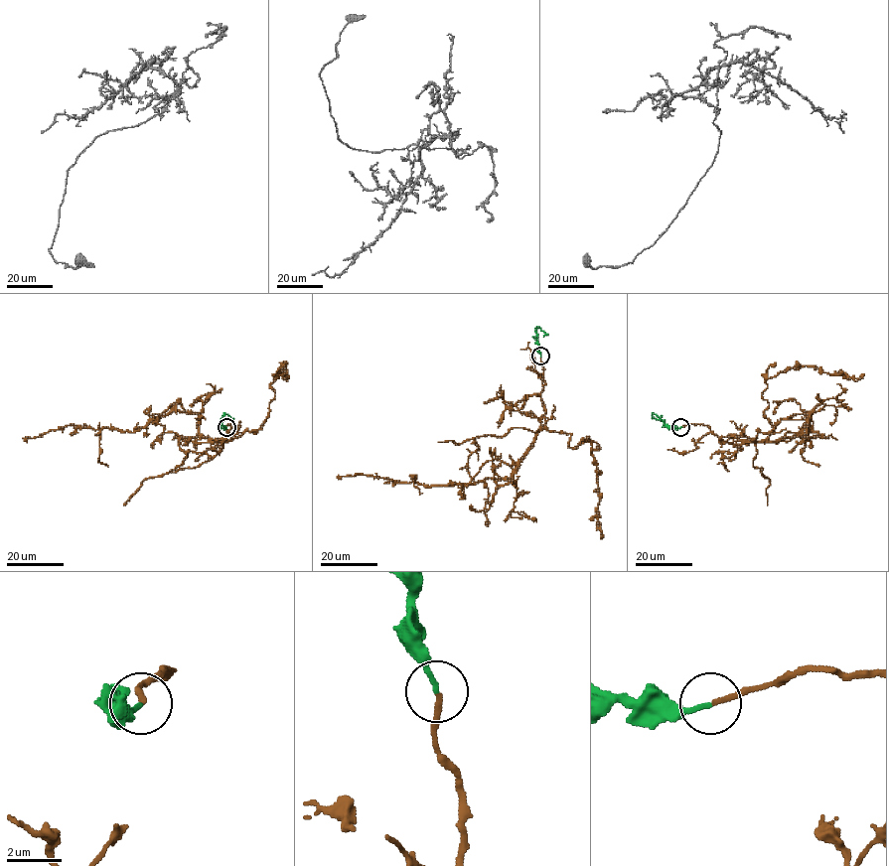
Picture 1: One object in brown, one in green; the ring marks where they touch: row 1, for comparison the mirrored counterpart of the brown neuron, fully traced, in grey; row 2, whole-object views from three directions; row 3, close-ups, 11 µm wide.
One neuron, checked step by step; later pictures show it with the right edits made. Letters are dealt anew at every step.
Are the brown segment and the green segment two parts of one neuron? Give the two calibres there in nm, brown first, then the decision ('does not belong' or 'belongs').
200 nm thick on the brown side, 160 nm on the other; belongs

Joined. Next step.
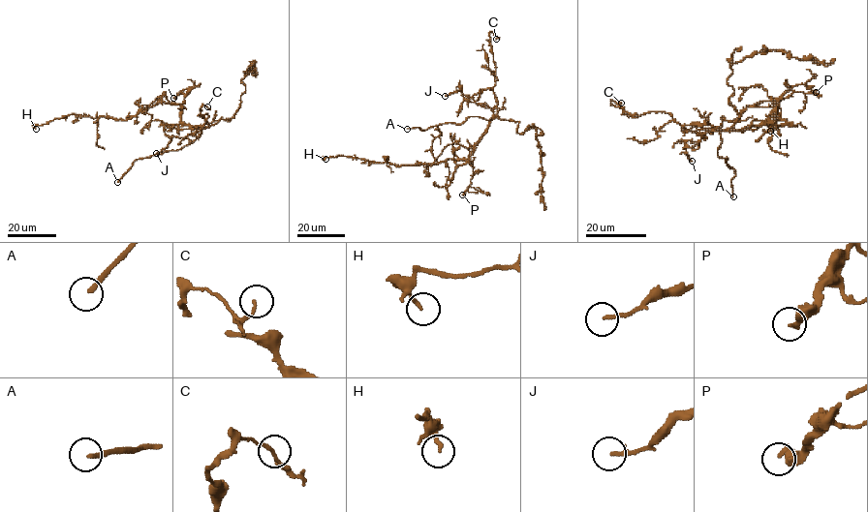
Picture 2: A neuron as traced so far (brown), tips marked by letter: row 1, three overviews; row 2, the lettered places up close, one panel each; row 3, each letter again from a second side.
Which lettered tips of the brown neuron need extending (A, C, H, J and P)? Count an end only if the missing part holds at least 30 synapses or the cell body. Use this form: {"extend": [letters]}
{"extend": ["A"]}

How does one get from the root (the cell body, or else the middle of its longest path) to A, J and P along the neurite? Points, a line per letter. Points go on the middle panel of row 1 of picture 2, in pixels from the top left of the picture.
A: (485, 133), (490, 118), (479, 116), (469, 116), (458, 125), (443, 123), (422, 131), (418, 128), (407, 129)
J: (485, 133), (493, 113), (490, 108), (477, 104), (459, 90), (445, 96)
P: (485, 133), (470, 156), (474, 174), (462, 195)

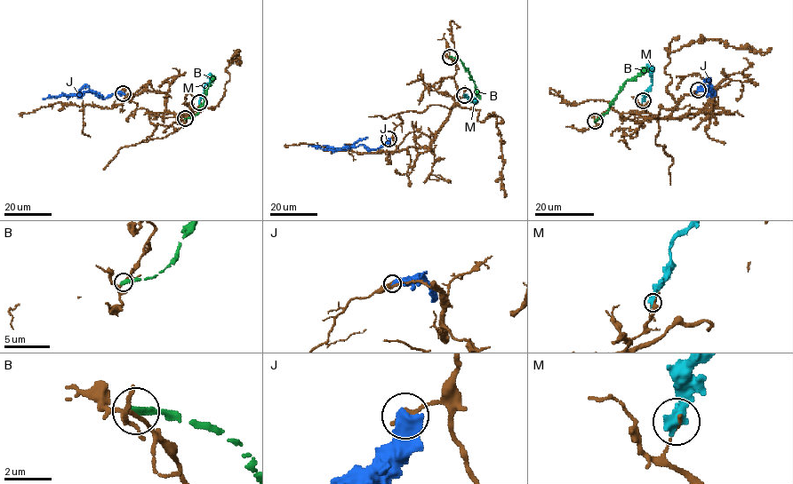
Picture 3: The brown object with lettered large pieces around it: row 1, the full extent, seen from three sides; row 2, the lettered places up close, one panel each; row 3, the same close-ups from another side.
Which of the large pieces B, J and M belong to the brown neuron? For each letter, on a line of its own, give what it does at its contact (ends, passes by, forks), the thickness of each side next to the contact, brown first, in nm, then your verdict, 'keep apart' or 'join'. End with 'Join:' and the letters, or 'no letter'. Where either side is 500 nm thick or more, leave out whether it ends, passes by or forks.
B: it ends there; 150 nm thick on the brown side, 360 nm on the other; keep apart
J: 240 nm thick on the brown side, 650 nm on the other; keep apart
M: 130 nm thick on the brown side, 550 nm on the other; keep apart
Join: no letter

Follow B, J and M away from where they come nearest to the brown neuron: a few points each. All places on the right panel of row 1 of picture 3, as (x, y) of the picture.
B: (596, 121), (607, 111), (628, 80), (648, 71)
J: (698, 90), (708, 89), (711, 95), (706, 91), (707, 87), (710, 92), (707, 96)
M: (643, 100), (643, 94), (652, 84), (649, 69), (646, 67), (644, 69)

